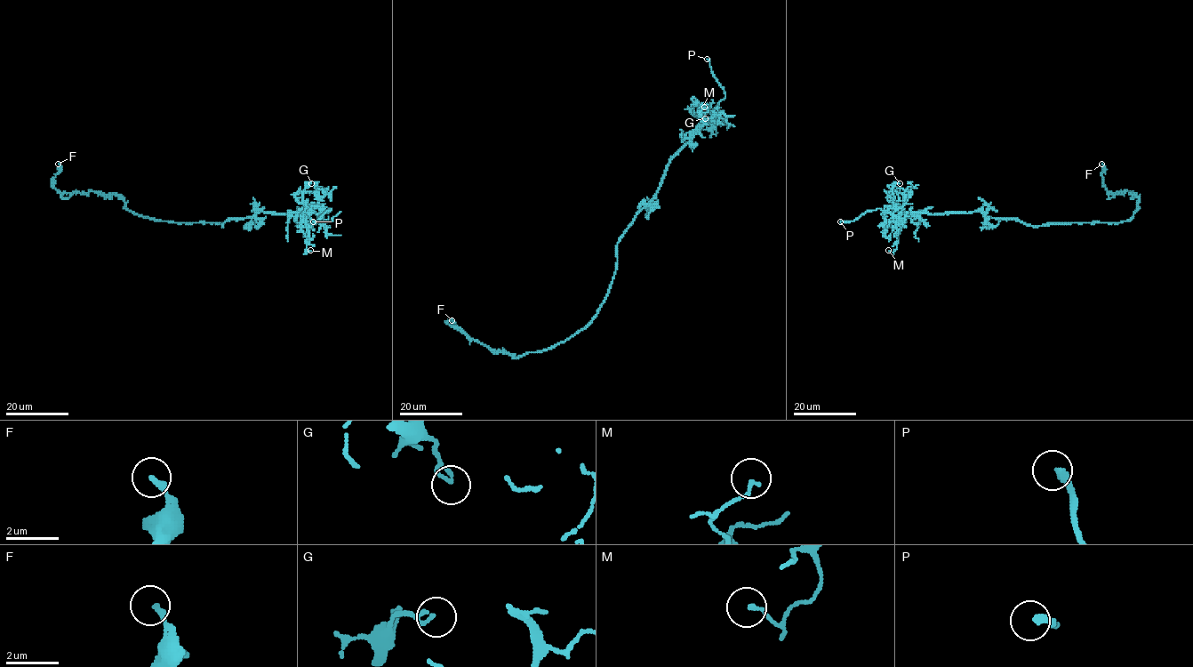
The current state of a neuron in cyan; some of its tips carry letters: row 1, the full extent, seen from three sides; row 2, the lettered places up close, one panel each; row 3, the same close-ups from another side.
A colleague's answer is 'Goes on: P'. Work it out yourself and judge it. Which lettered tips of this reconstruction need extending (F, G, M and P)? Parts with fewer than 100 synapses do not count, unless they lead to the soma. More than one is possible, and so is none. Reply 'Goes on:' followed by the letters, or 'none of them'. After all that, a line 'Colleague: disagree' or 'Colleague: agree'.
Goes on: P
Colleague: agree

